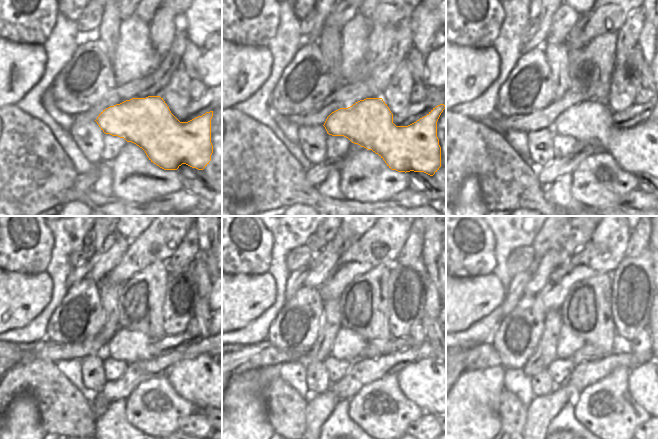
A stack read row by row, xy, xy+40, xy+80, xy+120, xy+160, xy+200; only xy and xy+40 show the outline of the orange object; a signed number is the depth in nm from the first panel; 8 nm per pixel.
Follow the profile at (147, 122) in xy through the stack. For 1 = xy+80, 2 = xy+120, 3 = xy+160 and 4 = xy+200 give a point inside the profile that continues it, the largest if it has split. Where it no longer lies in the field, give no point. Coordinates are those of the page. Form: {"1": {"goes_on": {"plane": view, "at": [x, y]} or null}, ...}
{"1": {"goes_on": {"plane": "xy+80", "at": [639, 150]}}, "2": {"goes_on": {"plane": "xy+120", "at": [201, 381]}}, "3": {"goes_on": {"plane": "xy+160", "at": [425, 382]}}, "4": {"goes_on": {"plane": "xy+200", "at": [649, 384]}}}

